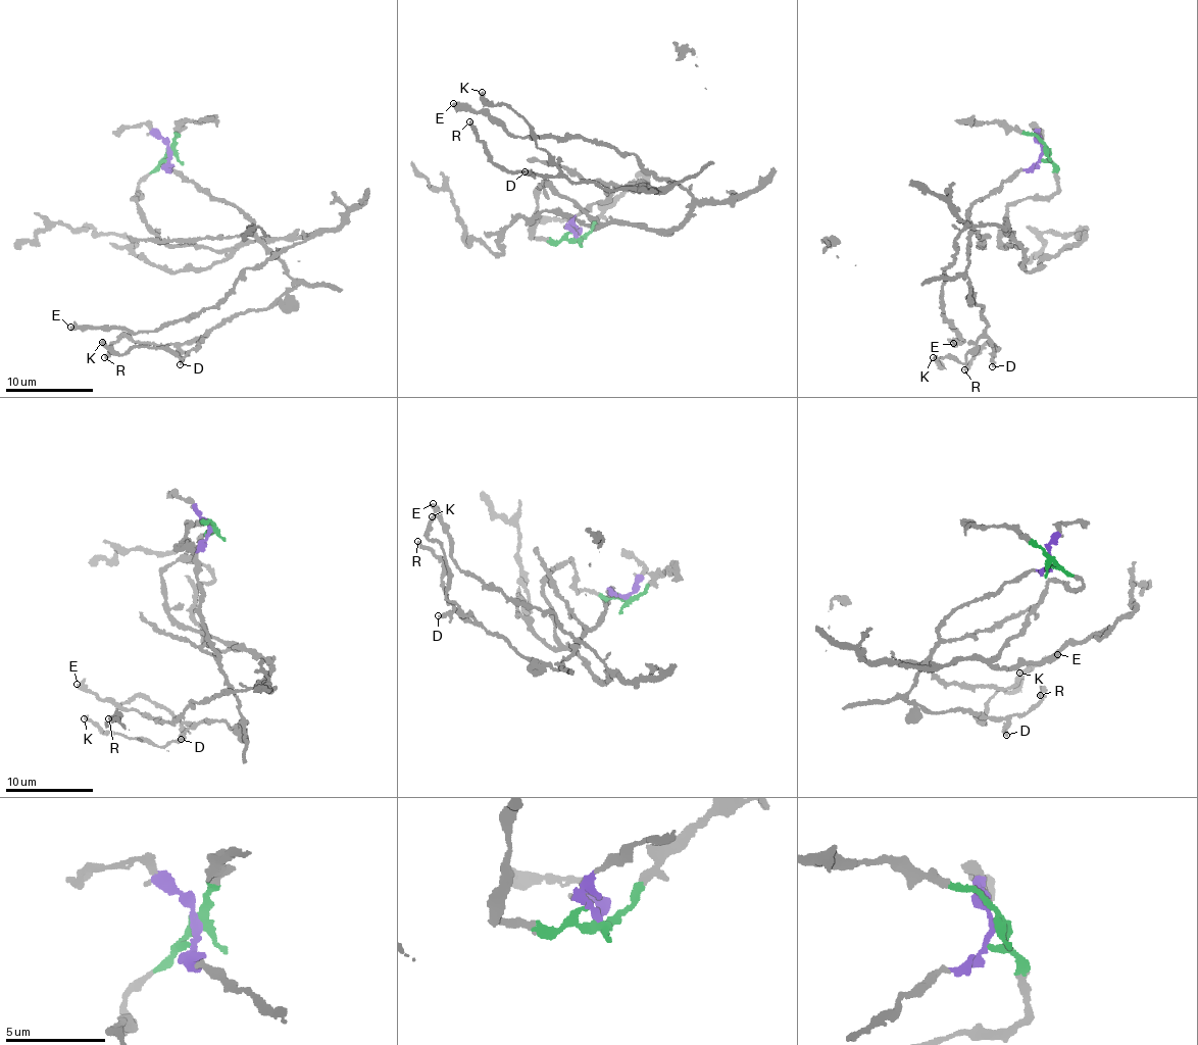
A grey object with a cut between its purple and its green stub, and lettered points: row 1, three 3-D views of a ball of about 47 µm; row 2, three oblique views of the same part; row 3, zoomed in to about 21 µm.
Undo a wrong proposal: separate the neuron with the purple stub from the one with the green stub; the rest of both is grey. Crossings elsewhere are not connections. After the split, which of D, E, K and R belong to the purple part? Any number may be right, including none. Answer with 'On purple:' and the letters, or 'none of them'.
On purple: D, K, R

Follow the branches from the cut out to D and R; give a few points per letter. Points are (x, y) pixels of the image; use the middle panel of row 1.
D: (576, 238), (575, 218), (610, 201), (616, 189), (643, 184), (660, 189), (605, 191), (592, 182), (525, 170)
R: (576, 238), (575, 218), (610, 201), (616, 189), (658, 189), (605, 191), (592, 182), (505, 171), (468, 120)

